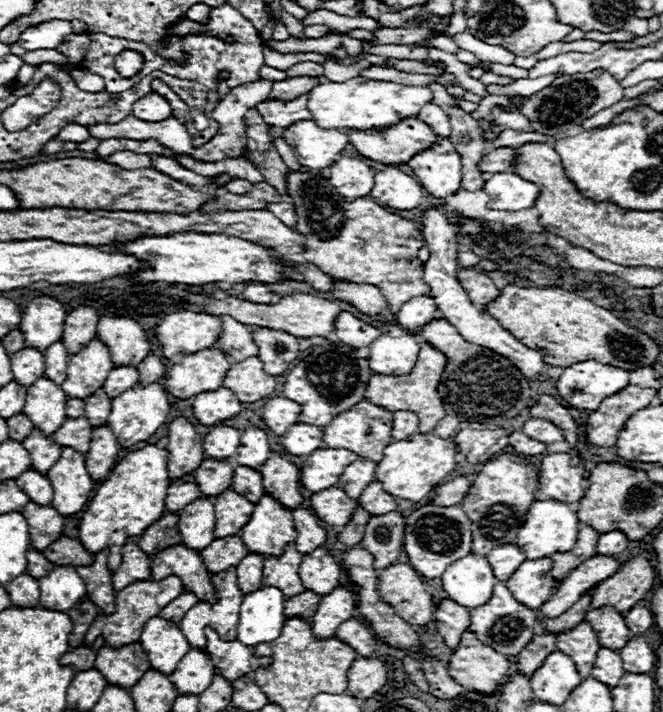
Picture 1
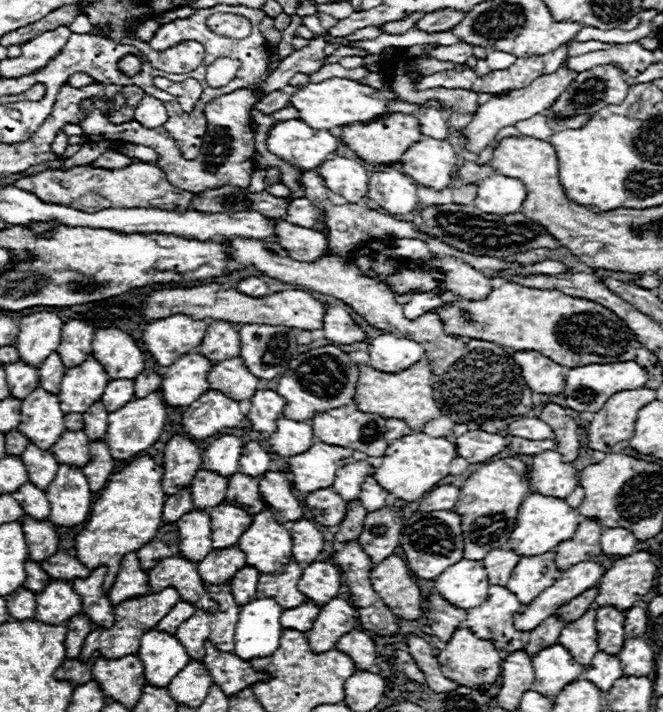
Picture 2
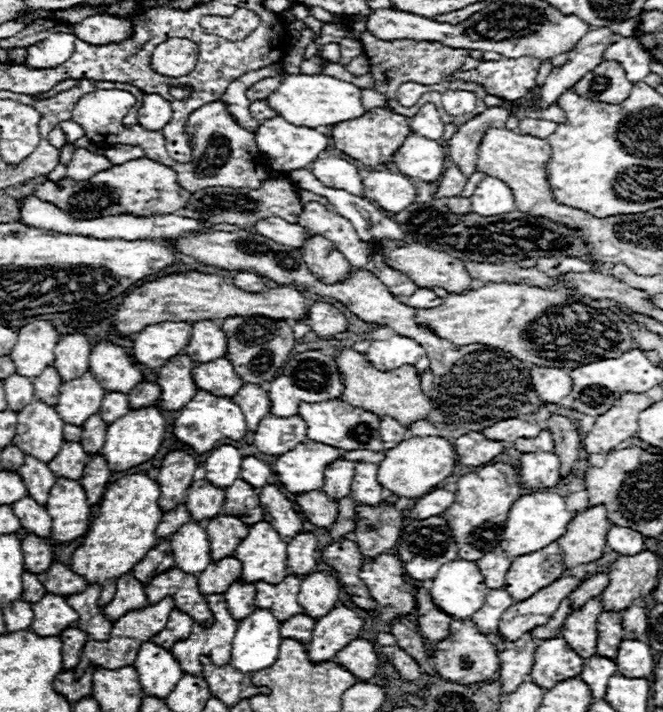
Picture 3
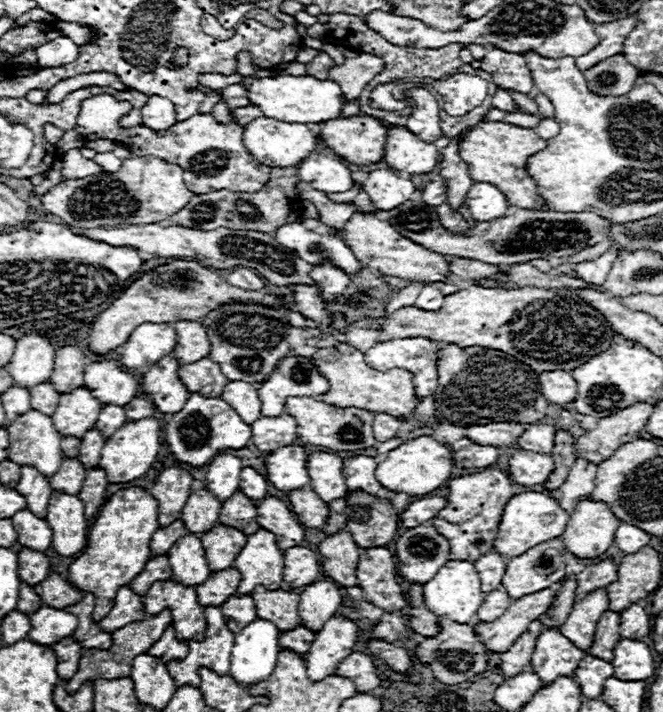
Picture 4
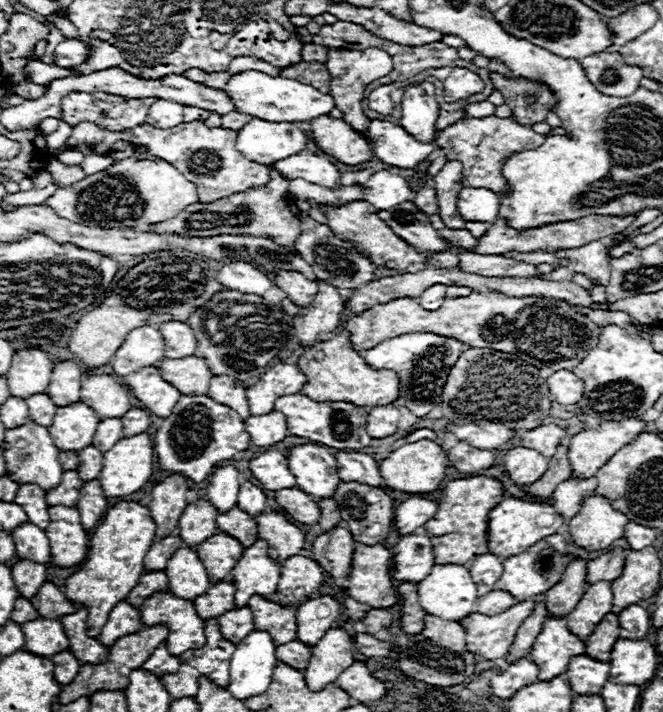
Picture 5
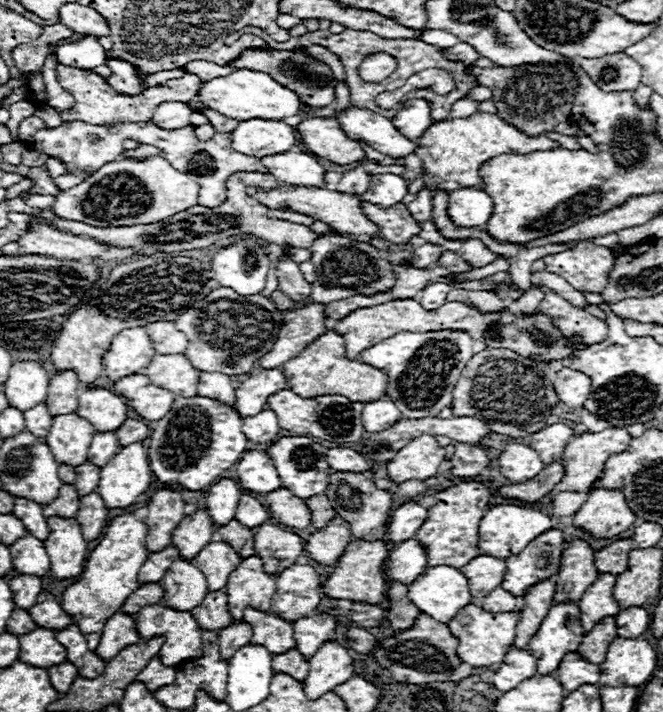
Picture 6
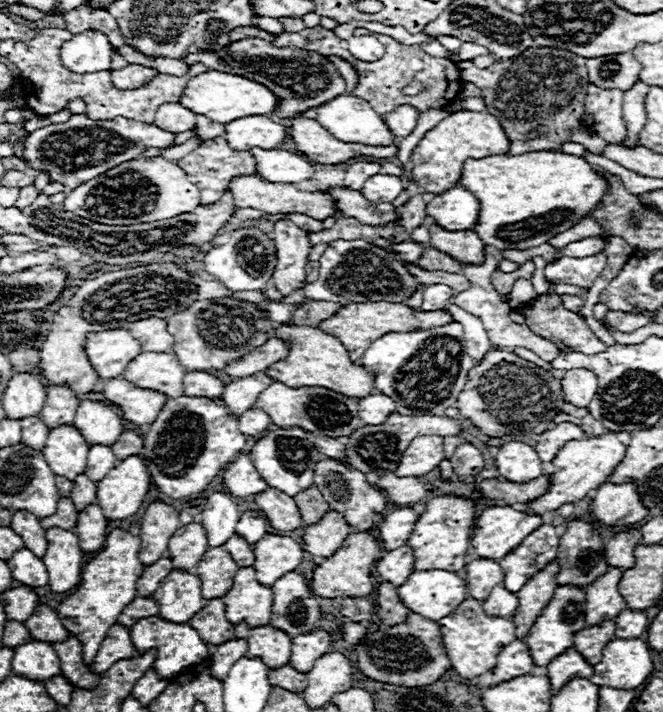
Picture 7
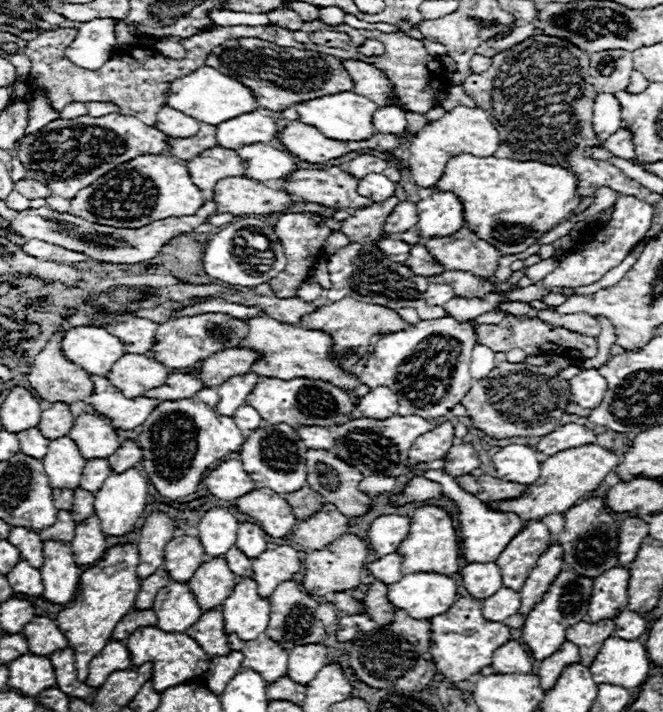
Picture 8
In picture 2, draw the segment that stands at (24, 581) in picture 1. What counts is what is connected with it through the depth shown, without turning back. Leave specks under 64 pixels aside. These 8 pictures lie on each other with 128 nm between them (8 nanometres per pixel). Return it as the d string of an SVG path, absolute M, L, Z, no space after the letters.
M20 586L18 590L6 596L6 606L12 620L28 620L34 616L34 610L36 610L36 594Z

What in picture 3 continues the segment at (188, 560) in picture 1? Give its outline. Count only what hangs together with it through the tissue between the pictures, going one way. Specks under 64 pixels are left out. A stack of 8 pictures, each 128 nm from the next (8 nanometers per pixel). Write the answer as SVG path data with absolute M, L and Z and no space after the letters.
M170 568L146 584L146 598L150 604L156 604L166 596L172 596L174 604L182 608L182 612L190 612L196 622L212 622L212 610L200 594L198 578L194 574L186 574L180 568Z

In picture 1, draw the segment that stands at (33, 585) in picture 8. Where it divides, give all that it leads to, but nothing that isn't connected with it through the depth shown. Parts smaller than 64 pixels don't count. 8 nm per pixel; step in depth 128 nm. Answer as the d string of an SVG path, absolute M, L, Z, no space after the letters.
M28 468L26 472L22 472L18 478L18 486L30 496L30 500L34 500L36 504L50 504L52 502L52 484L50 478L40 474L34 468Z

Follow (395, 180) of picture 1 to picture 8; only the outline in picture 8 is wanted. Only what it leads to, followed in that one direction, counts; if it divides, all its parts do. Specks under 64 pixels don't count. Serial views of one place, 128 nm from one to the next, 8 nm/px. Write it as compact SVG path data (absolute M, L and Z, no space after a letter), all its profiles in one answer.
M370 174L358 182L358 188L360 188L358 192L362 192L362 196L366 196L374 202L382 202L382 200L388 200L390 196L394 196L396 182L388 180L384 174Z

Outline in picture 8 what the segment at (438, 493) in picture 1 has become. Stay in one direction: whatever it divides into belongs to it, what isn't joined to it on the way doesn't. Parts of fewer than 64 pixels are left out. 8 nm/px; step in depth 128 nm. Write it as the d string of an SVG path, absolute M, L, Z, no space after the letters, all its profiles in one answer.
M400 514L380 516L372 522L368 530L368 542L378 556L392 554L398 550L402 540L406 540L410 532L410 518Z

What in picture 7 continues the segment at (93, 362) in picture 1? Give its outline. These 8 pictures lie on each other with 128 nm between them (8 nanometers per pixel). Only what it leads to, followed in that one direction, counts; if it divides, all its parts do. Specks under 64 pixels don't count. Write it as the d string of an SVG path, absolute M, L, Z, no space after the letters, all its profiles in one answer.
M58 426L50 430L44 446L44 456L54 474L70 476L72 480L86 470L88 442L74 426Z

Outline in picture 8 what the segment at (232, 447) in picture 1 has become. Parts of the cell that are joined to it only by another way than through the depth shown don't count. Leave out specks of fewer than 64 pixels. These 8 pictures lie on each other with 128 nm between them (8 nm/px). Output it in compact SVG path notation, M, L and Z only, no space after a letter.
M212 506L198 524L198 538L202 540L204 552L212 558L226 554L238 532L238 520L226 506Z

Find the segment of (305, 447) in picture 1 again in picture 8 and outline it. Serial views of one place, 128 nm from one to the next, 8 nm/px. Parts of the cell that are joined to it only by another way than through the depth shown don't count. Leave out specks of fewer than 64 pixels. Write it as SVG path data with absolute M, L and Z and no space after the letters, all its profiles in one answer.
M242 406L238 408L238 412L234 412L234 422L238 424L238 428L242 428L242 432L252 432L256 428L260 428L264 424L262 416L258 414L256 408L252 406Z

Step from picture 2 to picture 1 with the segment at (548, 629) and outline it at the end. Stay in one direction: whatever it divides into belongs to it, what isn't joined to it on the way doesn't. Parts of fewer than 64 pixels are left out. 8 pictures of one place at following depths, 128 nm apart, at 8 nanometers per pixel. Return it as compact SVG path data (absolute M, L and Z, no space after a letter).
M540 634L534 636L534 640L516 656L516 670L524 676L532 676L546 660L556 650L556 634Z

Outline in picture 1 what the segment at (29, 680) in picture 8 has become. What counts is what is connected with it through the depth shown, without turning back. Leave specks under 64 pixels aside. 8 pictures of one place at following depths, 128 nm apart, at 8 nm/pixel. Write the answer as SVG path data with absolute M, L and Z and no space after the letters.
M56 566L48 576L40 578L40 602L42 608L54 608L68 612L86 594L86 584L78 576L74 566Z

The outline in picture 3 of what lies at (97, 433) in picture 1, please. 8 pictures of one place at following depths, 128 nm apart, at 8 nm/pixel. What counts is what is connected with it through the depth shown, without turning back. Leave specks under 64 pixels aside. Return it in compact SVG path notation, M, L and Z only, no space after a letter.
M98 452L94 456L90 456L90 462L86 464L84 468L84 474L82 474L82 486L86 488L86 498L88 498L88 504L94 506L100 502L100 498L104 496L104 490L110 482L110 468L104 460L104 456Z

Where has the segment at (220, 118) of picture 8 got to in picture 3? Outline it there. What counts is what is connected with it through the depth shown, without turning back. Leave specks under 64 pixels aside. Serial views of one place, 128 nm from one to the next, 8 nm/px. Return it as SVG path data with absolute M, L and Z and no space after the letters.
M288 74L286 80L282 80L280 88L268 96L270 106L282 116L284 120L296 124L296 126L308 126L308 128L318 128L318 126L334 126L338 122L354 120L362 116L366 110L362 106L362 90L356 88L350 82L336 80L332 76L306 76L306 74Z

